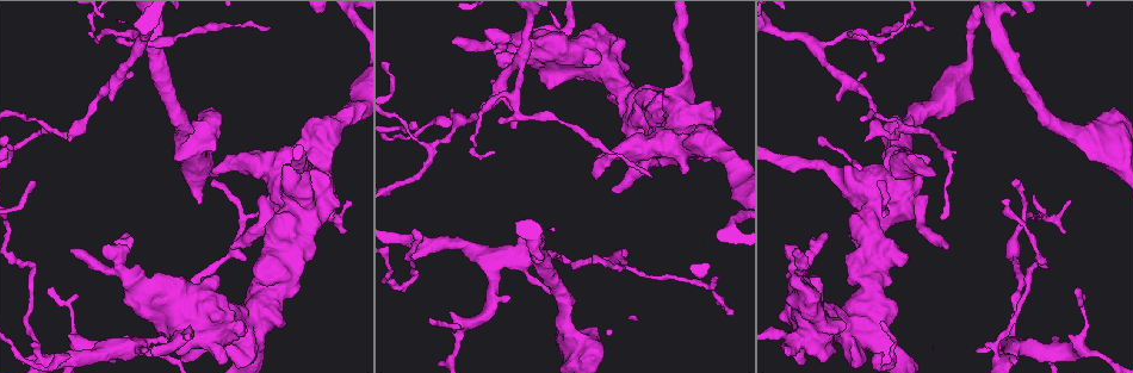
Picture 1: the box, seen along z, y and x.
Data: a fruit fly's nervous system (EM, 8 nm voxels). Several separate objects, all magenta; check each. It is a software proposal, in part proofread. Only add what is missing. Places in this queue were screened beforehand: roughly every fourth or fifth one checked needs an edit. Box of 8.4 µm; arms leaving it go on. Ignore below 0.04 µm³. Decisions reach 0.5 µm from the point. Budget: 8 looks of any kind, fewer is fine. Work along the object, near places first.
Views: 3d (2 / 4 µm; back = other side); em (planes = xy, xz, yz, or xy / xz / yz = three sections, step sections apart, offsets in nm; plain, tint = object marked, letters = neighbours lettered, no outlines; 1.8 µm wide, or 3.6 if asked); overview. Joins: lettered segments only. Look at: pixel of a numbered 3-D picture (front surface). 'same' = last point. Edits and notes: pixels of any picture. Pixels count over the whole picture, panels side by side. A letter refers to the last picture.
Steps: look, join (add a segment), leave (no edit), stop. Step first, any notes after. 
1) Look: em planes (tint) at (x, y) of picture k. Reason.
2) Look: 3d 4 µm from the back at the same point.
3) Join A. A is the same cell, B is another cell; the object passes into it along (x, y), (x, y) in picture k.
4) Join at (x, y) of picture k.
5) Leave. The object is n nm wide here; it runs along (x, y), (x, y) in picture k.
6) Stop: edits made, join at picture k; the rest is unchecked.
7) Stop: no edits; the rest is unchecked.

Look: 3d 4 µm at (421, 240) of picture 1. Sharp bend.

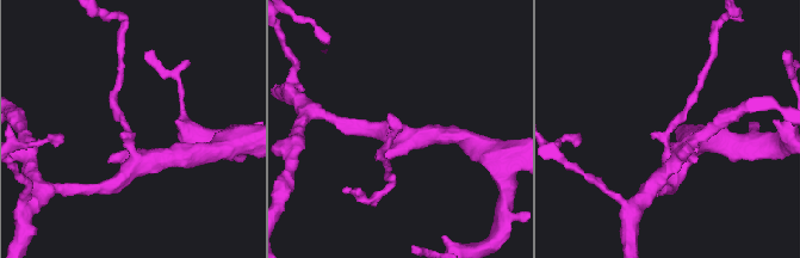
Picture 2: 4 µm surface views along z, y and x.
Look: em planes (letters) at (667, 128) of picture 2.

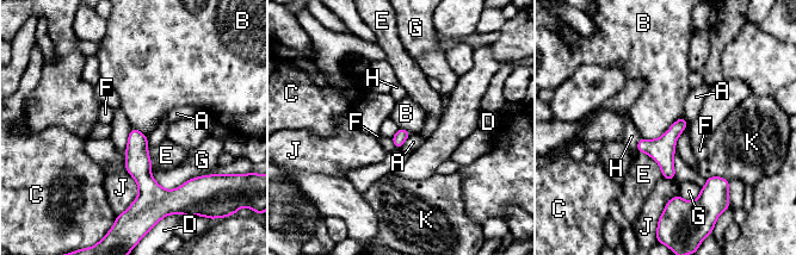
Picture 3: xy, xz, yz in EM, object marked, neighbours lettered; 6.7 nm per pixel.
Leave. A, B, C, D, E, F, G, H, J and K are other cells; it runs along (134, 131), (143, 178), (140, 201) in picture 3; no lettered segment goes on from it.

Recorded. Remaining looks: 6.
Look: 3d 2 µm at (825, 236) of picture 1. Branch stops here.

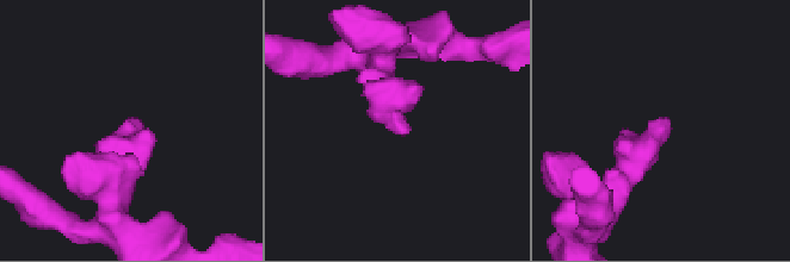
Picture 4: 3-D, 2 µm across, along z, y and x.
Look: em planes (plain) at (408, 130) of picture 4.

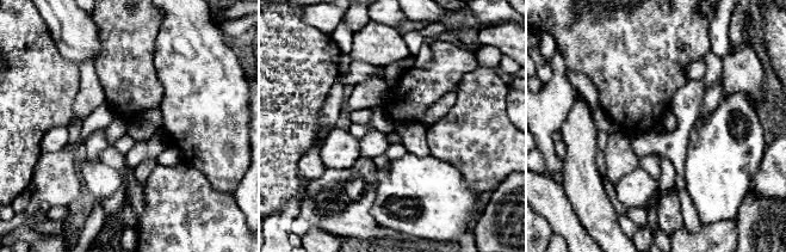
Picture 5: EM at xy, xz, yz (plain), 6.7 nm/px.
Look: em planes (letters) at the same point.

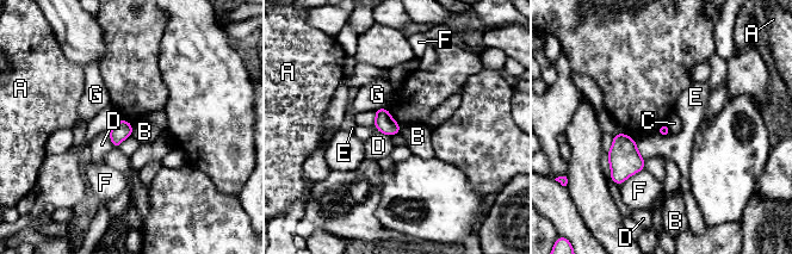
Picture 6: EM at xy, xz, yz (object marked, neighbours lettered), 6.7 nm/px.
Leave. The longest contact is with F, 220 nm; A, B, C, D, E, F and G are other cells; a border runs along (666, 123), (670, 132) in picture 6; no lettered segment goes on from it.

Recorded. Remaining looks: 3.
Look: 3d 4 µm at (930, 26) of picture 1. Branch stops here.

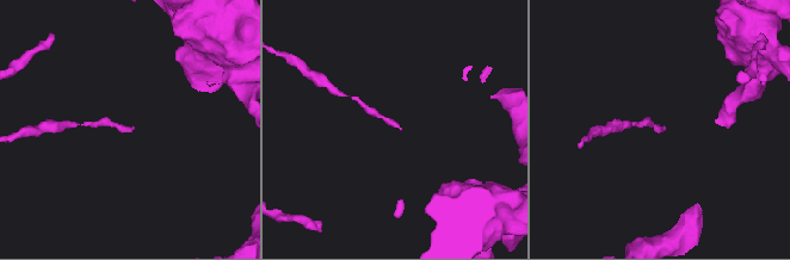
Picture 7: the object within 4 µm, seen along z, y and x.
Look: em xz step 4 (letters) at (402, 129) of picture 7.

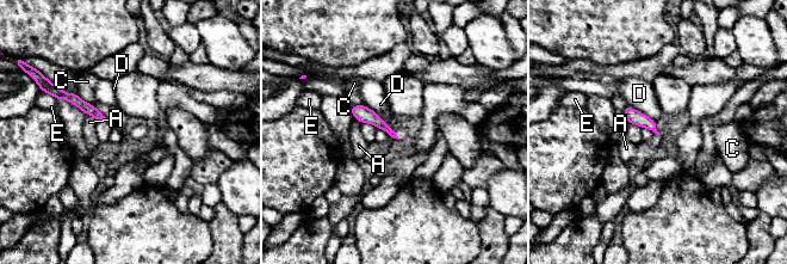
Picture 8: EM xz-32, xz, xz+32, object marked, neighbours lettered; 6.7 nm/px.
Leave. A, C, D and E are other cells; a border runs along (627, 105), (655, 121) in picture 8; none of them fits.

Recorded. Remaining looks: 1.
Stop: no edits; the rest is unchecked.

